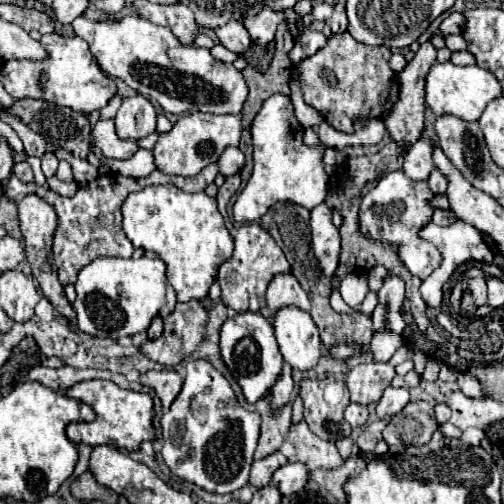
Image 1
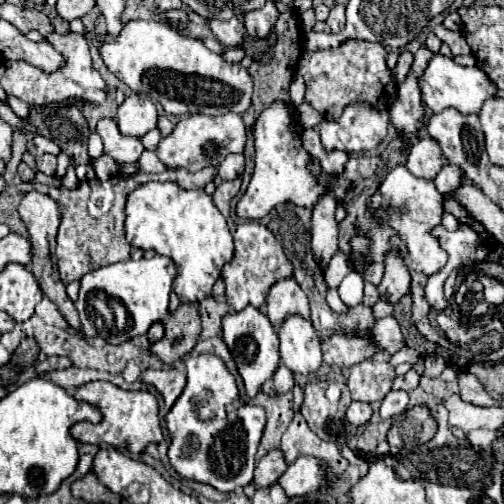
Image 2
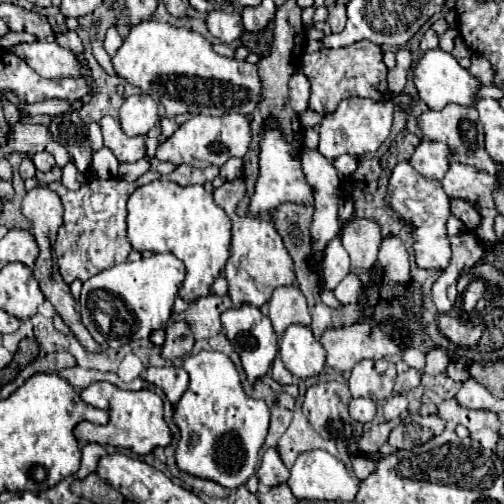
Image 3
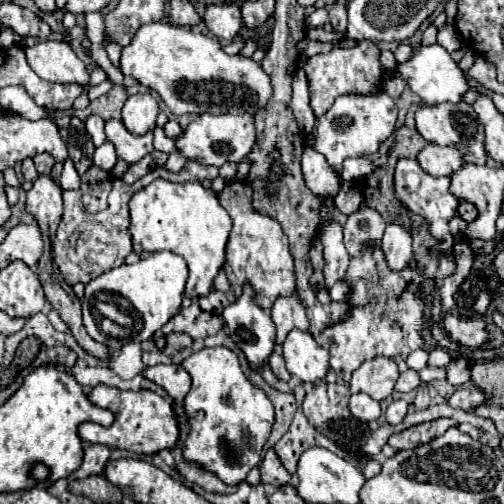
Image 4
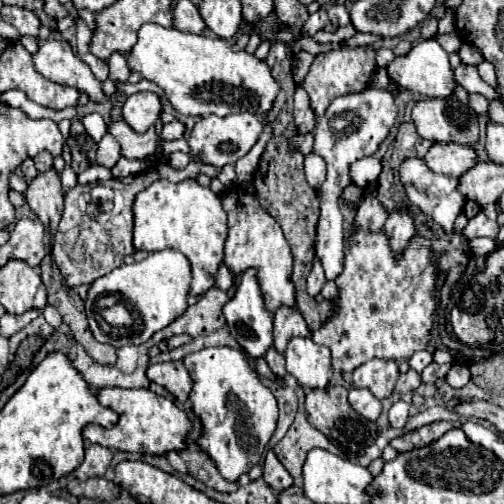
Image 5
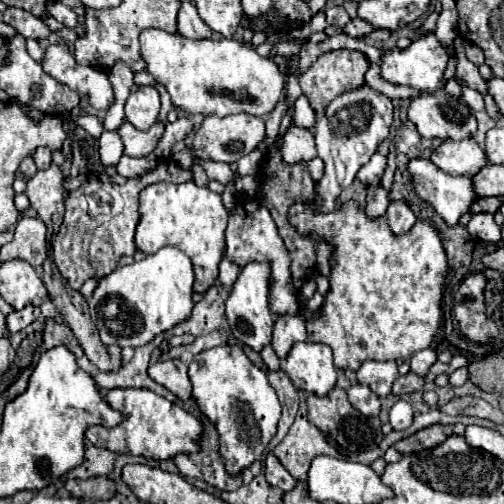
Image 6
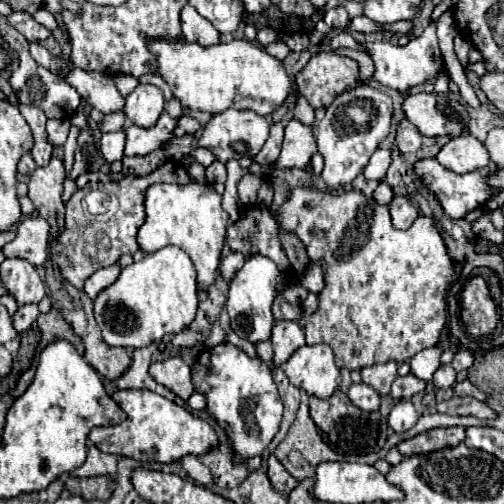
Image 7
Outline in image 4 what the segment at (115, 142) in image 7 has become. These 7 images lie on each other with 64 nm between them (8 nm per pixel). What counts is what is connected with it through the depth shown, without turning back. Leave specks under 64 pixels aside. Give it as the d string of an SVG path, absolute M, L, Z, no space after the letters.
M106 140L102 146L98 146L96 152L94 152L94 164L96 164L98 168L106 170L106 172L110 172L110 170L114 168L116 160L118 160L118 156L116 156L116 146L114 146L112 142L108 142L108 140Z

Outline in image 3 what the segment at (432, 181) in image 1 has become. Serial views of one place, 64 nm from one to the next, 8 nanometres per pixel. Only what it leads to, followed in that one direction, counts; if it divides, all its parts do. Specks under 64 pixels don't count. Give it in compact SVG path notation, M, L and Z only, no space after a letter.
M454 162L450 164L450 170L446 172L442 186L450 198L464 198L478 208L482 222L474 230L474 236L482 244L496 244L492 224L498 214L498 208L492 200L492 192L496 192L496 188L502 186L502 178L492 176L488 172L476 172L476 168L472 166Z

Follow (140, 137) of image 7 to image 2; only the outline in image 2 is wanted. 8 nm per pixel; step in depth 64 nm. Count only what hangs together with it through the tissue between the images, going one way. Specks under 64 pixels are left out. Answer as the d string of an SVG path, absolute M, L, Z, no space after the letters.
M102 118L98 122L98 126L96 126L96 132L104 140L104 152L110 154L120 164L124 164L124 162L138 162L140 154L144 152L142 140L120 134L118 124L112 118Z

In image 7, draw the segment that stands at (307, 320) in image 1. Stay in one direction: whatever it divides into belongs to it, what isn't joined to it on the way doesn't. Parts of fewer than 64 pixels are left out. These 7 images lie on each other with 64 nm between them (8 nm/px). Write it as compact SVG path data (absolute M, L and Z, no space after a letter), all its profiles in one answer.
M328 344L298 348L284 364L284 372L296 388L302 388L310 396L318 396L322 400L332 396L342 382L340 368L336 366Z

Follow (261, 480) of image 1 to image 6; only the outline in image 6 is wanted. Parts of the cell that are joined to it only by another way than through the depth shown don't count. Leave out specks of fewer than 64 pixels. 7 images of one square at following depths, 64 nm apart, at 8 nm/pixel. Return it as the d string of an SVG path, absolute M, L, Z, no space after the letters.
M268 454L268 458L266 458L264 476L270 482L270 486L280 488L282 492L290 492L296 486L296 480L288 474L288 470L278 462L278 458L274 454Z

